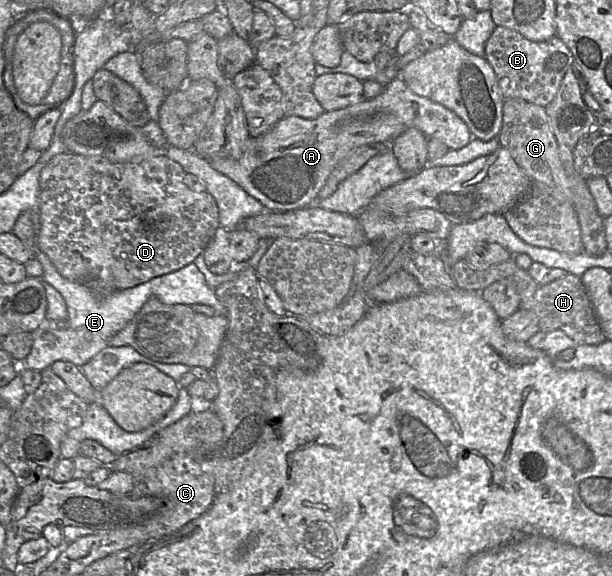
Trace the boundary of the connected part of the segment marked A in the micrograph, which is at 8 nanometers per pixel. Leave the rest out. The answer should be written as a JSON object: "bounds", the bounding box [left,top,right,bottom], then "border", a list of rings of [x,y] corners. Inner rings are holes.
{"bounds":[209,78,472,212],"border":[[[394,78],[383,91],[372,99],[363,99],[357,104],[335,111],[324,111],[316,119],[284,116],[269,131],[258,137],[250,137],[243,154],[237,158],[217,157],[209,160],[219,172],[229,177],[250,196],[271,211],[284,212],[307,207],[318,200],[318,193],[332,171],[354,149],[371,143],[391,143],[395,137],[409,128],[421,131],[427,139],[443,142],[449,150],[458,150],[472,139],[467,125],[443,105],[413,93],[401,79]]]}

